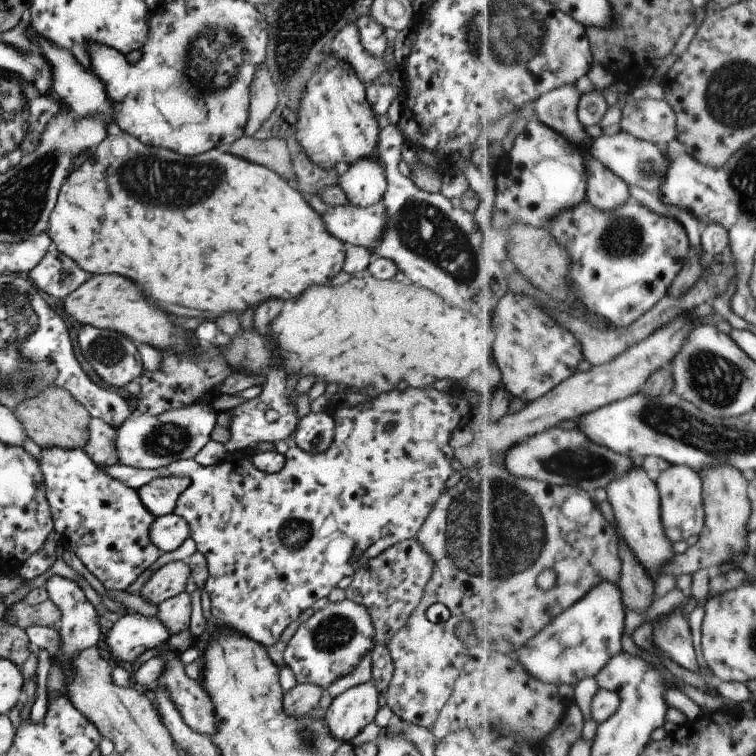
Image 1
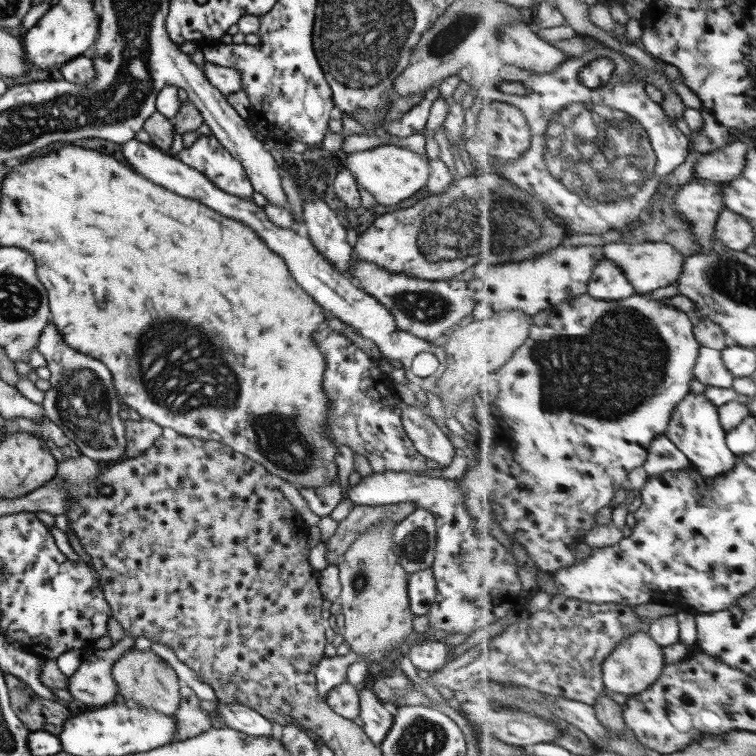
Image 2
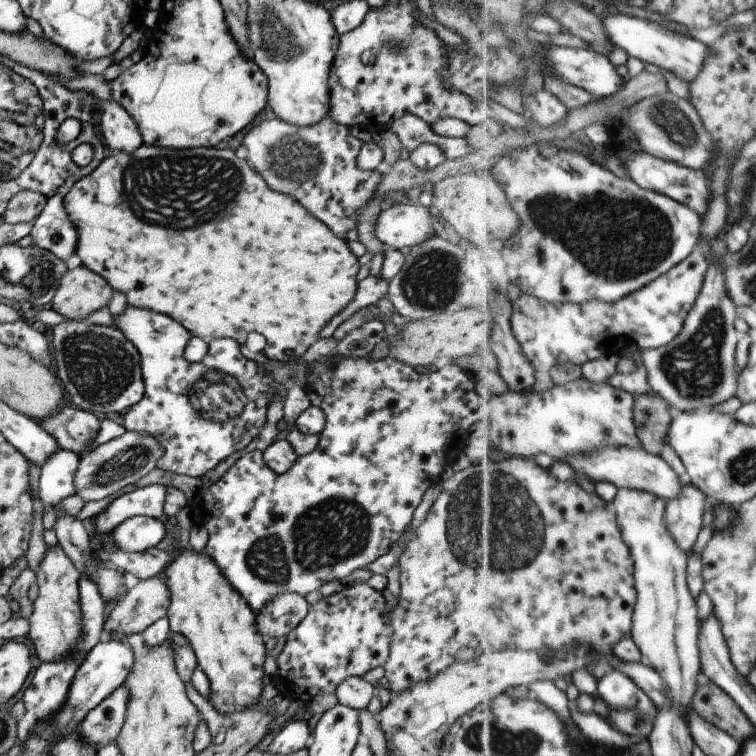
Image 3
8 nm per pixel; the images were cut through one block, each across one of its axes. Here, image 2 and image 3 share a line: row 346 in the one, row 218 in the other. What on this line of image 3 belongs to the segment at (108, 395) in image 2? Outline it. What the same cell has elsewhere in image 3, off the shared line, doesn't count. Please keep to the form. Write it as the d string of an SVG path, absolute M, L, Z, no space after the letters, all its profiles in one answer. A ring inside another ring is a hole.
M57 193L46 198L45 206L33 222L28 236L29 247L51 252L59 260L67 260L75 253L77 234L63 210L62 196Z

